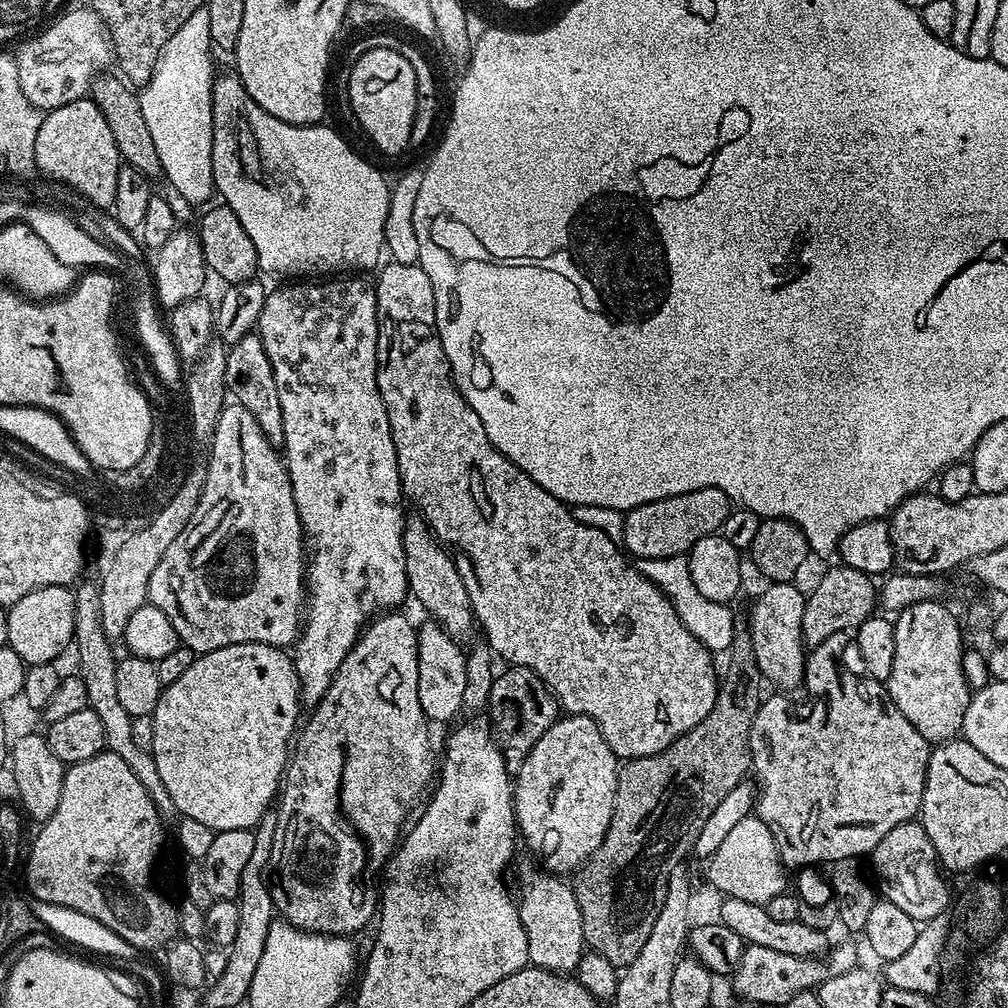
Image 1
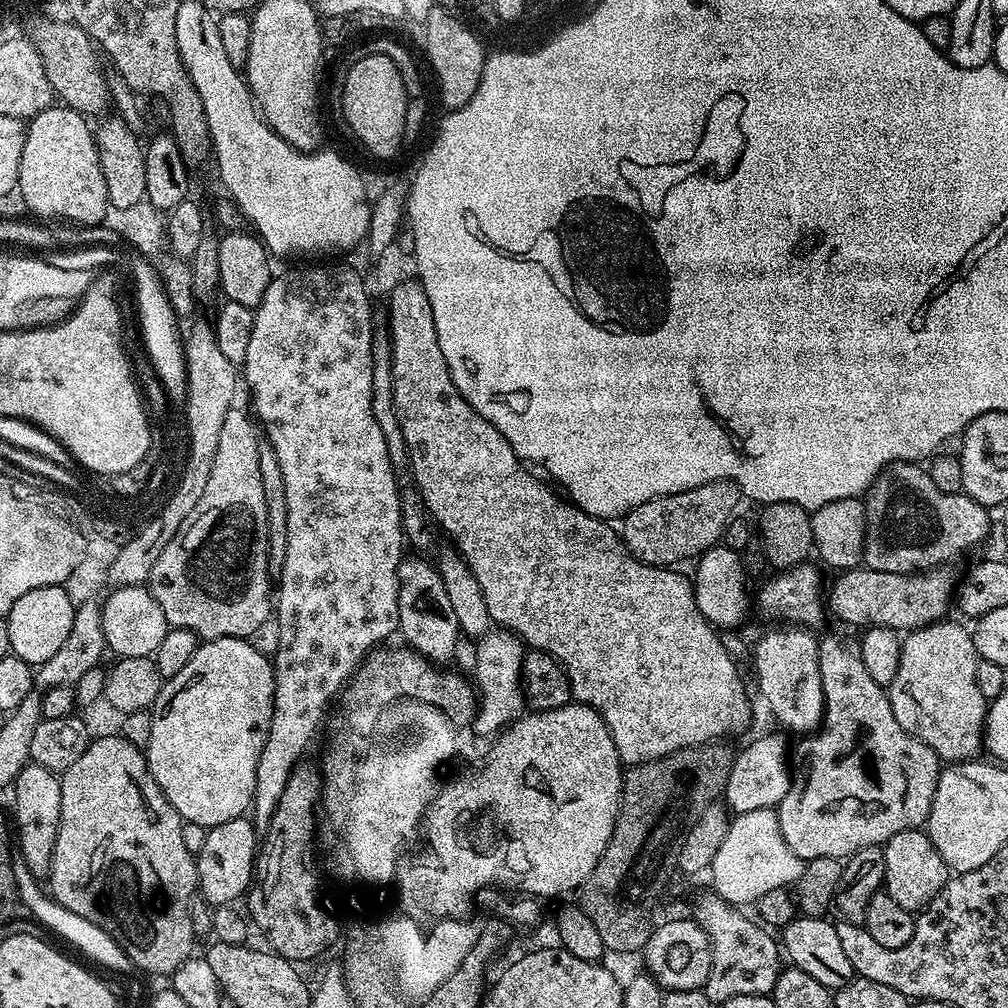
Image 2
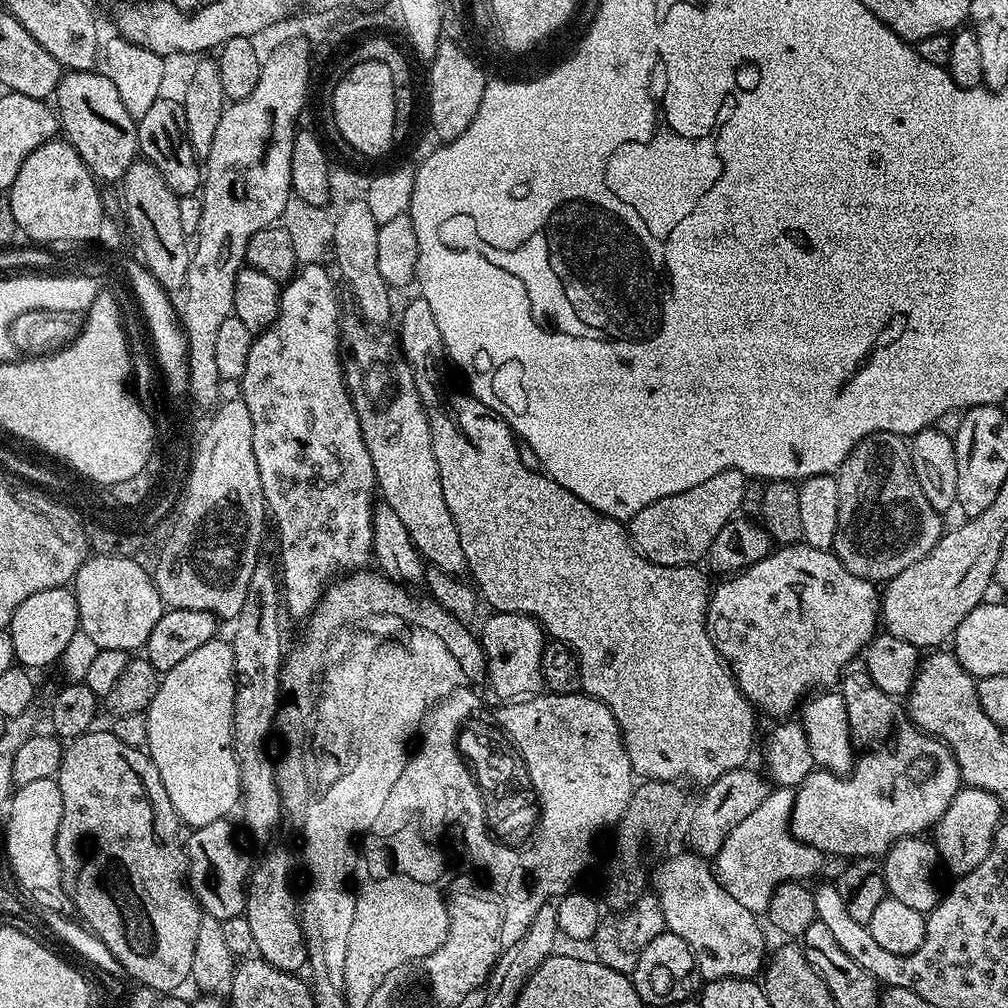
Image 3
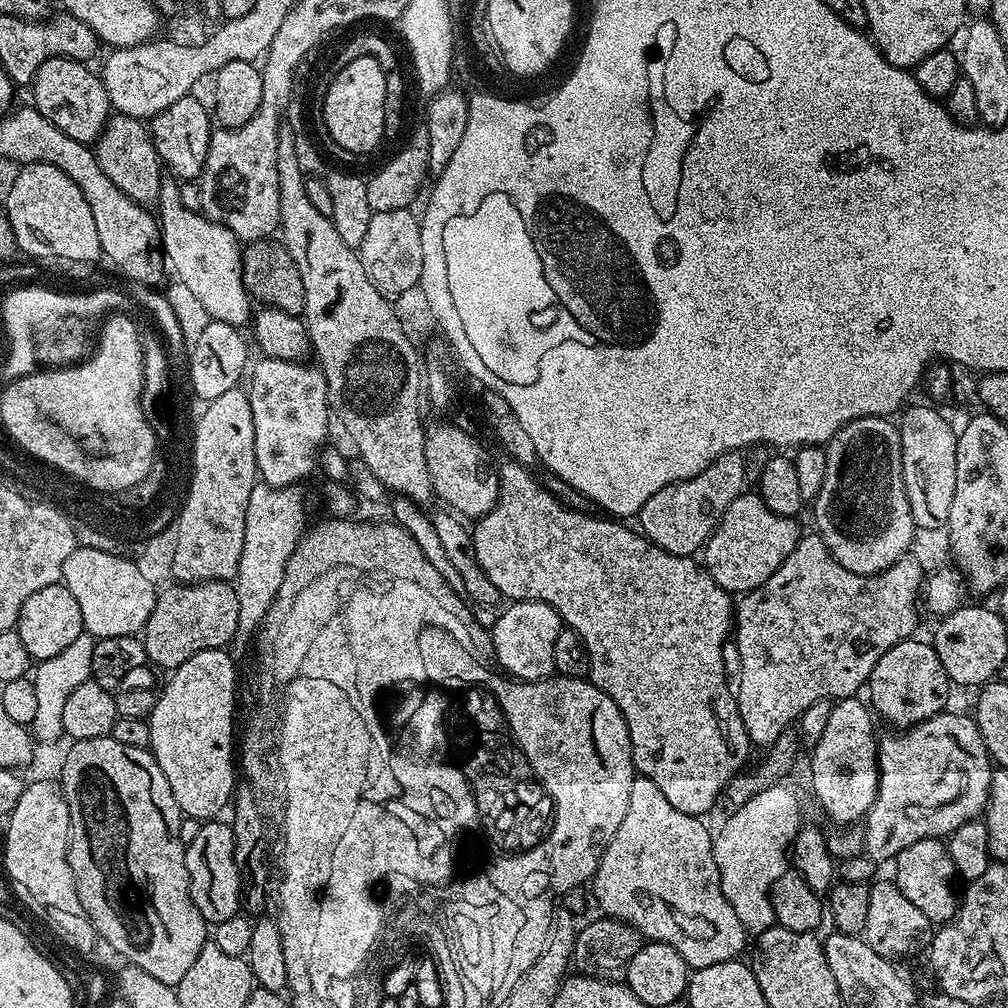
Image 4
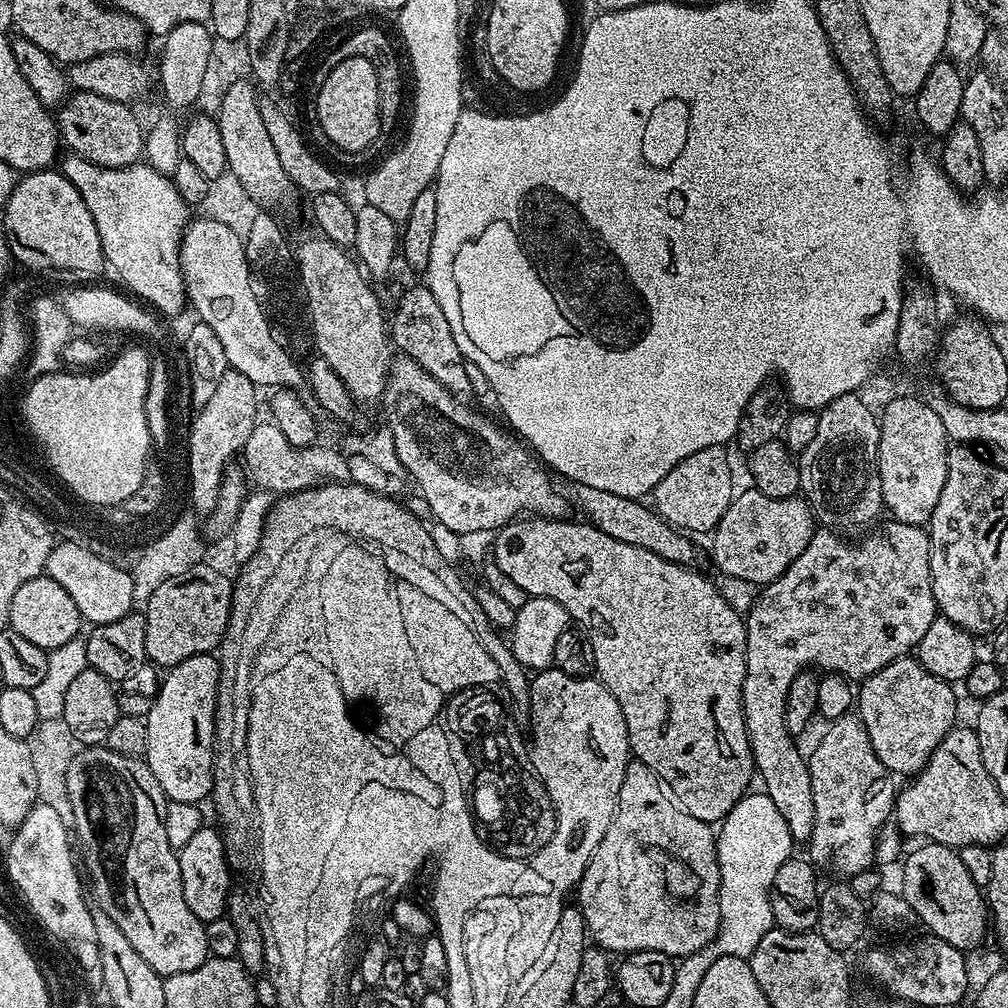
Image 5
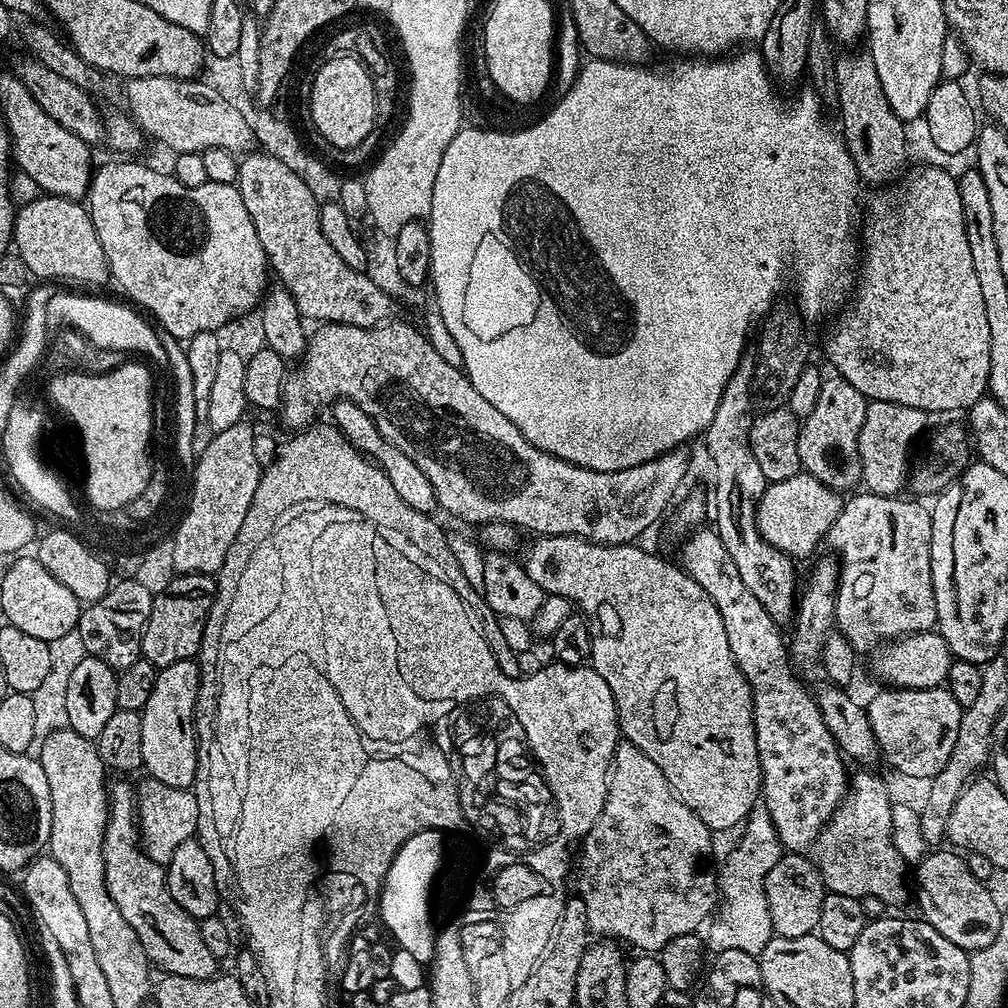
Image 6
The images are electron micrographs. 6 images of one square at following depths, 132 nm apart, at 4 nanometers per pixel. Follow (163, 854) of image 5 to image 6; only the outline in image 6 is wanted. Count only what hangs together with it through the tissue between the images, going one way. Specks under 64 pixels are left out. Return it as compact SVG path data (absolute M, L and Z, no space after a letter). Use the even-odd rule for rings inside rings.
M120 778L115 785L114 783L108 789L108 821L106 822L106 830L102 838L102 858L106 862L106 888L110 890L110 896L114 898L114 902L118 905L118 910L122 910L122 918L126 918L126 922L130 922L130 926L134 926L134 934L138 934L138 942L142 942L142 950L146 950L149 961L153 965L156 964L161 969L161 973L169 976L181 976L182 978L198 978L199 980L208 980L210 977L217 975L218 958L214 954L210 954L210 950L206 946L206 942L202 942L202 934L200 926L196 919L190 914L186 914L186 910L182 910L182 906L178 906L178 902L174 902L174 898L170 898L170 890L168 889L168 878L165 869L158 863L154 862L146 853L140 843L140 825L136 819L136 790L130 783L127 784L127 779Z

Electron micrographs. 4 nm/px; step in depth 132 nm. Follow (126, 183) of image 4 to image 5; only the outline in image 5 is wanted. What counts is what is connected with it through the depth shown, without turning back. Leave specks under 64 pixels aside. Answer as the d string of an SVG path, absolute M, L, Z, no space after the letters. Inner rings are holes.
M77 91L69 95L58 112L58 127L63 147L103 168L125 168L137 163L144 152L145 129L127 103L112 101L96 93Z

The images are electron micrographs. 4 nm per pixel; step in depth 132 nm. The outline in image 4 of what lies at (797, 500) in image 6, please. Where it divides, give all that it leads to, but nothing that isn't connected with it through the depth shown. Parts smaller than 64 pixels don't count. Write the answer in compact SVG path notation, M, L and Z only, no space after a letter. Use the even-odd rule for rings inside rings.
M745 490L730 502L730 506L726 506L726 514L722 514L718 526L704 545L703 567L708 569L722 590L730 594L752 592L762 586L762 582L766 582L766 578L770 578L770 574L774 574L774 570L778 570L794 550L802 535L802 529L796 523L791 516L774 514L774 510L770 510L755 491Z

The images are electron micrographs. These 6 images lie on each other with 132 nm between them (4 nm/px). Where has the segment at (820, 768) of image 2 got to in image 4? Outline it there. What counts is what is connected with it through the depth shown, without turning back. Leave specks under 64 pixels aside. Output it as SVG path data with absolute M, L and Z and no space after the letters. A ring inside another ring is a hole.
M945 710L939 712L936 716L931 716L929 720L924 720L921 724L913 724L910 728L892 730L889 733L889 736L883 737L881 735L878 740L877 762L879 764L880 780L877 783L877 796L862 820L862 825L865 828L864 851L877 862L883 862L883 860L895 861L899 852L905 850L908 846L914 845L914 842L921 842L923 839L947 838L951 836L954 830L958 830L958 826L977 819L983 813L984 807L988 805L988 778L994 768L986 750L986 742L982 742L982 734L971 715L959 716L956 712Z

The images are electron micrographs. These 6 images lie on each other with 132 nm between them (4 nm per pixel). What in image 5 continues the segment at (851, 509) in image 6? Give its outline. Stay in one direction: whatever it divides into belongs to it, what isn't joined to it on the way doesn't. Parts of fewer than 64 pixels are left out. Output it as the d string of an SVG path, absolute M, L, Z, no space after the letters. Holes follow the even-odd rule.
M888 518L877 523L868 534L865 540L851 544L848 541L851 539L835 531L818 530L810 538L810 546L790 562L788 569L774 583L759 589L760 597L746 612L746 678L742 682L742 702L752 762L759 779L760 776L764 779L763 791L778 806L791 839L796 842L808 842L811 838L814 802L805 753L796 748L784 748L784 740L789 739L784 728L784 707L790 684L800 672L808 669L863 682L882 670L882 666L909 655L938 618L930 574L932 540L927 531L921 525Z

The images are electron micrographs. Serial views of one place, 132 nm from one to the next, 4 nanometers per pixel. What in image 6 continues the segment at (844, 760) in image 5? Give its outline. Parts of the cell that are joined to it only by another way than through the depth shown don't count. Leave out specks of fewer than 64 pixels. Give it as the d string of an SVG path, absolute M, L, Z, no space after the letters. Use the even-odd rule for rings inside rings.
M860 770L851 775L849 789L846 797L822 829L816 843L818 858L816 857L817 868L820 869L820 876L823 879L824 887L828 892L843 894L847 897L860 899L866 896L878 896L887 906L902 903L910 890L906 888L906 869L908 863L902 857L896 844L893 842L891 808L893 799L890 798L885 782L878 776Z

